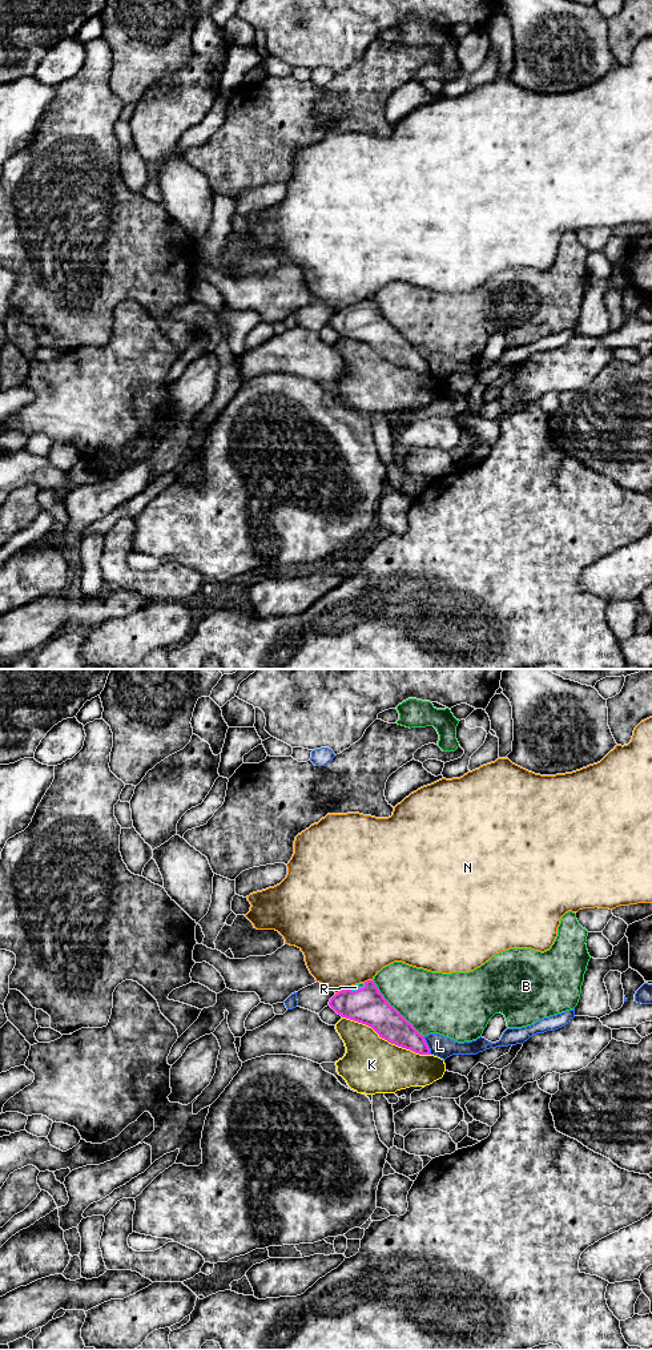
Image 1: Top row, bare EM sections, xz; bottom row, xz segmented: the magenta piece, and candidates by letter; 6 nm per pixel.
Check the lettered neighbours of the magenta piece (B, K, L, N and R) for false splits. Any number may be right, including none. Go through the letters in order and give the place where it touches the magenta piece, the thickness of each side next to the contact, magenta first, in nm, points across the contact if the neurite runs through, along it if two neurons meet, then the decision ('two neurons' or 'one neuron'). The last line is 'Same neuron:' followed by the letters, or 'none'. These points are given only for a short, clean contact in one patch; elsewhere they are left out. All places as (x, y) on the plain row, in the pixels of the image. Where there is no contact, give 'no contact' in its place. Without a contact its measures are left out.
B: contact xz (393, 326); calibres 220 and 360 nm; two neurons
K: contact xz (386, 358); calibres 220 and 340 nm; two neurons
L: contact xz (427, 365); calibres 180 and 130 nm; two neurons
N: contact xz (342, 309); calibres 220 and 460 nm; two neurons
R: contact xz (357, 309); calibres 220 and 40 nm; way xz (367, 325), (357, 309), (355, 306); one neuron
Same neuron: R

